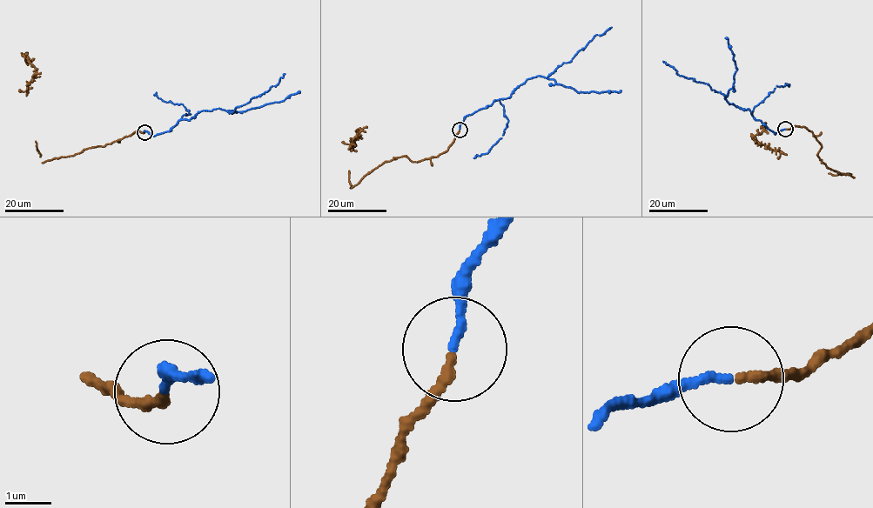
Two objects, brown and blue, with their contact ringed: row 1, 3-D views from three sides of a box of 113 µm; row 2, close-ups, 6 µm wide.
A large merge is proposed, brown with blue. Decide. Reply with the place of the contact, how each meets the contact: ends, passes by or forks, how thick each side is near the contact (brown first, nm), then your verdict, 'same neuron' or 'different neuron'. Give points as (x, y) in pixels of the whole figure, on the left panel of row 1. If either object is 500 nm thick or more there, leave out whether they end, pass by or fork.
(144, 132) | brown ends | blue ends | 190/180 nm | same neuron

